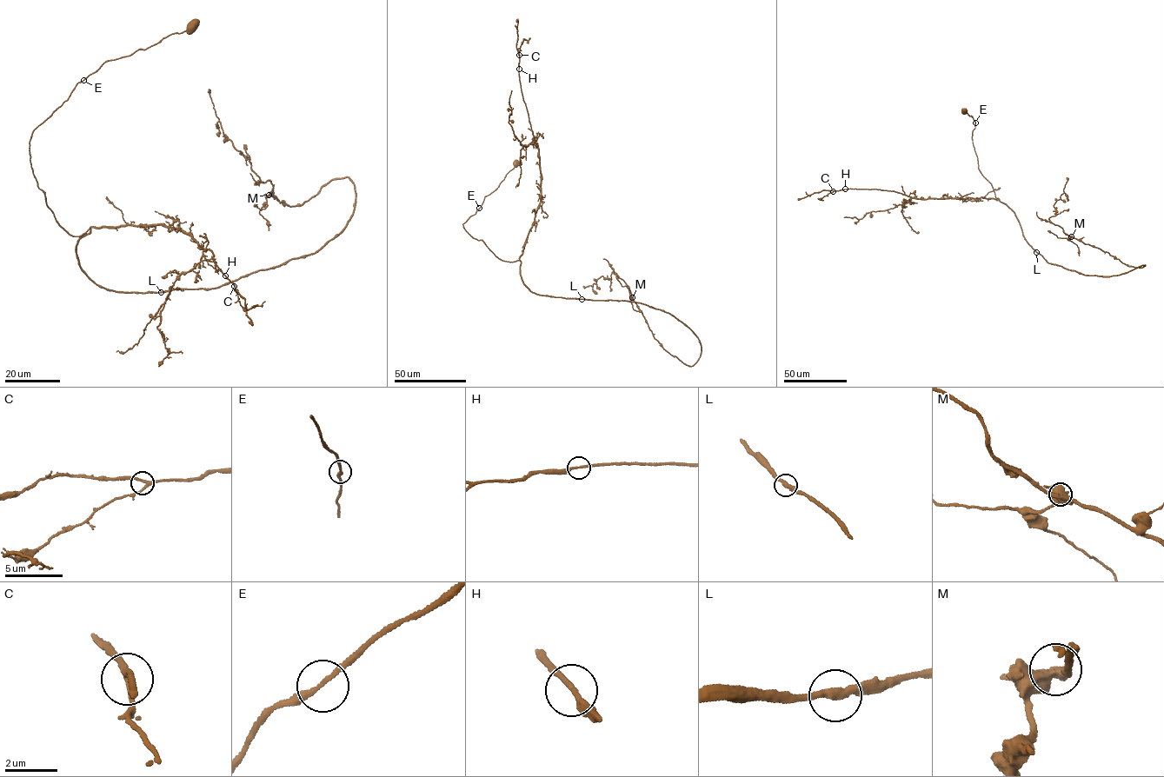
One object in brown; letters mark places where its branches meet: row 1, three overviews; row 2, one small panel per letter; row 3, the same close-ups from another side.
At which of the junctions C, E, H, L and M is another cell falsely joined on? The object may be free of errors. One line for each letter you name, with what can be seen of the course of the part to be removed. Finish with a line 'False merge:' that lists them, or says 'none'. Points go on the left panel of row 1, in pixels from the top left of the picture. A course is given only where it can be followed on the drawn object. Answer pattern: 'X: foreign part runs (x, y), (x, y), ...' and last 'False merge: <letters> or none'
False merge: none

